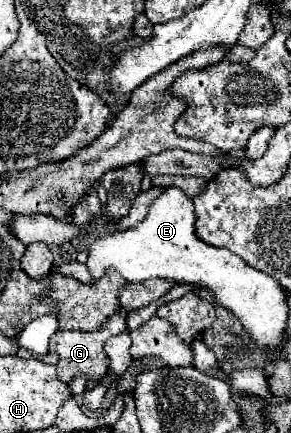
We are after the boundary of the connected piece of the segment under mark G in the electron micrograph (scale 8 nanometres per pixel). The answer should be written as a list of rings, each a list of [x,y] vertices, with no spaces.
[[[119,309],[115,311],[109,321],[105,321],[97,331],[57,331],[57,335],[51,337],[49,341],[49,351],[59,353],[59,363],[57,363],[57,375],[63,383],[69,383],[75,375],[85,375],[87,381],[99,381],[107,375],[109,371],[109,357],[103,351],[103,343],[109,337],[121,335],[127,331],[127,311]]]

